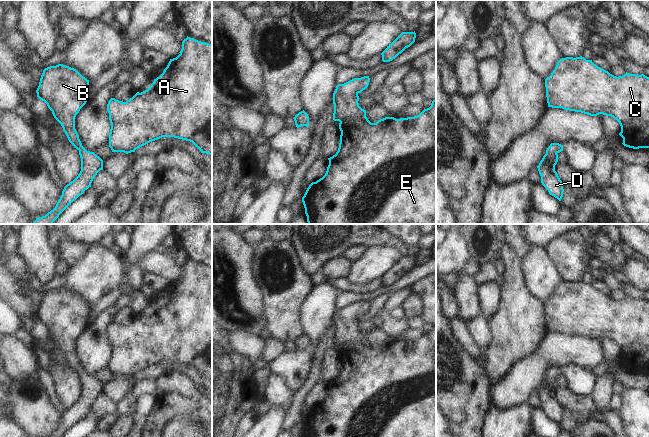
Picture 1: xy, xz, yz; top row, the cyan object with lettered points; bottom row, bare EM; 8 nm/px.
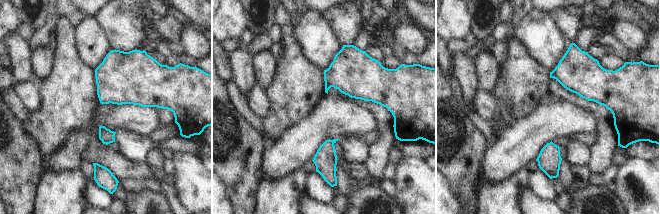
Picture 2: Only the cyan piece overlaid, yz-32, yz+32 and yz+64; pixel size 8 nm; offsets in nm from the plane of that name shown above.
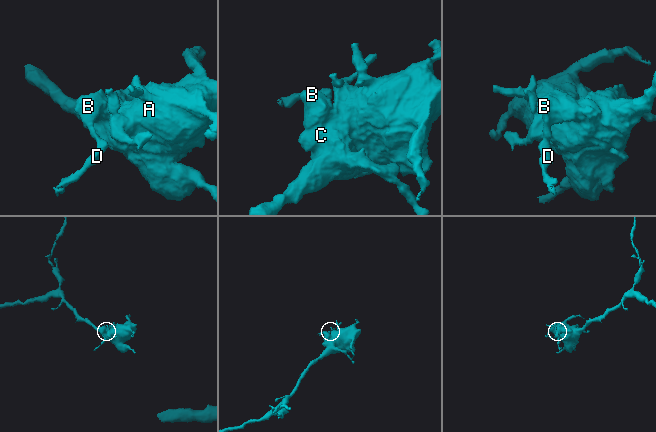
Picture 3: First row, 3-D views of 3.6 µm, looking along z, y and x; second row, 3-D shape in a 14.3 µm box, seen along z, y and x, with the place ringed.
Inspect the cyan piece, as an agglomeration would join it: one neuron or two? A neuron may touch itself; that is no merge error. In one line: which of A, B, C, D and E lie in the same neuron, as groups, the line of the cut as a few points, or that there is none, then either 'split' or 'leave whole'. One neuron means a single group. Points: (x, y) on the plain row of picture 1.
A B C D E; no cut; leave whole

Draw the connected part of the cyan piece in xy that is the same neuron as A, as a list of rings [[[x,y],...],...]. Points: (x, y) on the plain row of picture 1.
[[[187,260],[187,262],[182,266],[180,278],[176,282],[170,283],[163,297],[154,303],[154,306],[147,314],[141,317],[137,316],[126,326],[111,322],[107,328],[107,335],[109,337],[109,344],[111,347],[109,371],[111,372],[112,376],[124,376],[128,378],[135,376],[136,373],[162,361],[174,361],[190,365],[201,375],[201,377],[206,377],[212,380],[212,268],[201,266]]]

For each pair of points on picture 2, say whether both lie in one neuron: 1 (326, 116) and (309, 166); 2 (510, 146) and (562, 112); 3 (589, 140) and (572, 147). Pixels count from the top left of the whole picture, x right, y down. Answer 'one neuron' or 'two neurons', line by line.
1: two neurons
2: one neuron
3: two neurons

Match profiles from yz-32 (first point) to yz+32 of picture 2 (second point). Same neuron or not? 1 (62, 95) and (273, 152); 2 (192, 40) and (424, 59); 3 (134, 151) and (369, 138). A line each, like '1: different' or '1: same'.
1: different
2: different
3: different

